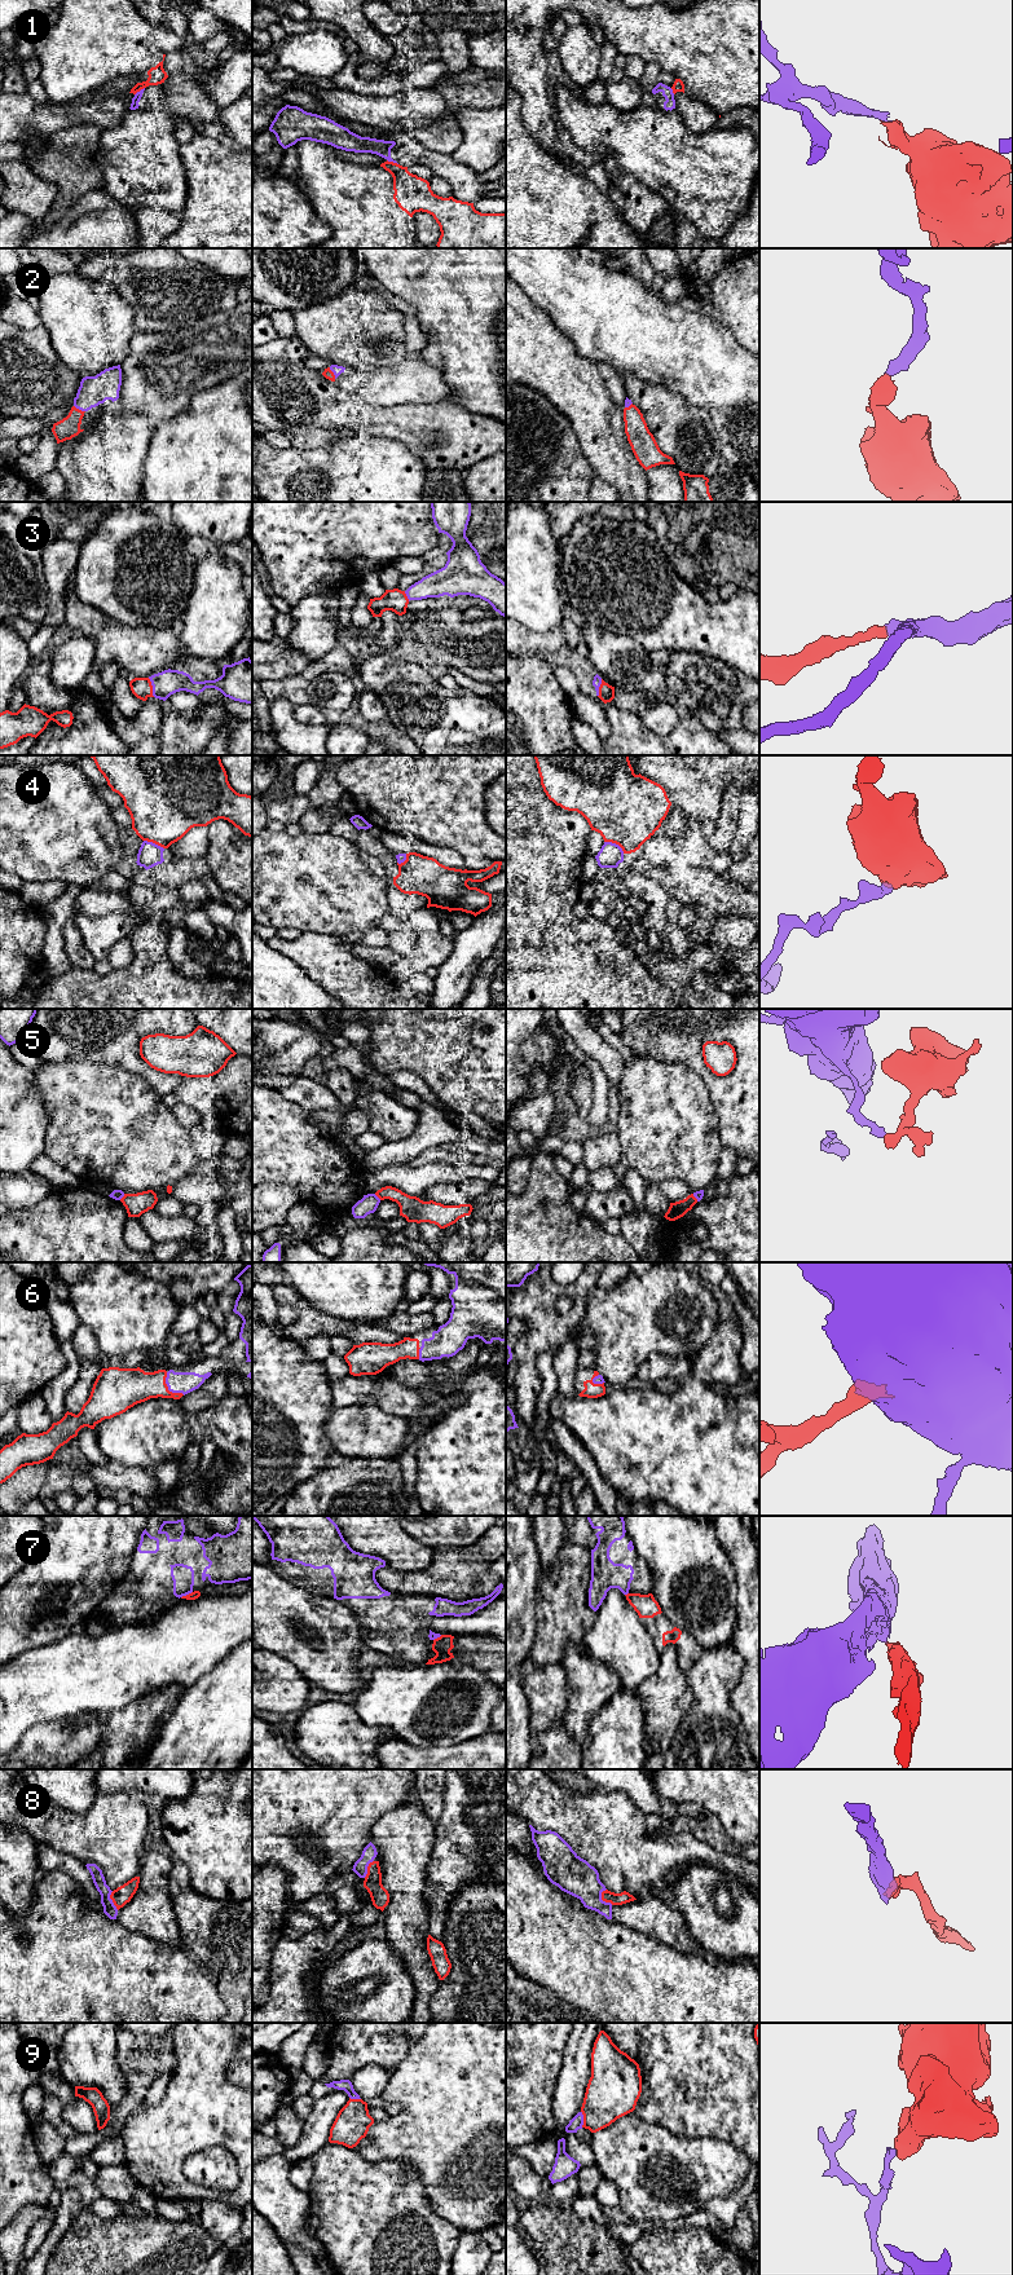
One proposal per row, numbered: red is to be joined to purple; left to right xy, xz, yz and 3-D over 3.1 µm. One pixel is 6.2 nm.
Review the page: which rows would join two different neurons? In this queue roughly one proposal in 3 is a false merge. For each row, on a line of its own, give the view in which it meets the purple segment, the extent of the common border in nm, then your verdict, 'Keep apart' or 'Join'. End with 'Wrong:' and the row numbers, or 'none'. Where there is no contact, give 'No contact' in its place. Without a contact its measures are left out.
1: Touches purple in xz. Shared border 80 nm. Keep apart
2: Touches purple in xy. Shared border 80 nm. Join
3: Touches purple in xy. Shared border 130 nm. Join
4: Touches purple in yz. Shared border 150 nm. Keep apart
5: Touches purple in xy. Shared border 50 nm. Keep apart
6: Touches purple in xy. Shared border 180 nm. Join
7: Touches purple in xy. Shared border 80 nm. Keep apart
8: Touches purple in yz. Shared border 110 nm. Join
9: Touches purple in yz. Shared border 100 nm. Keep apart
Wrong: 1, 4, 5, 7, 9

